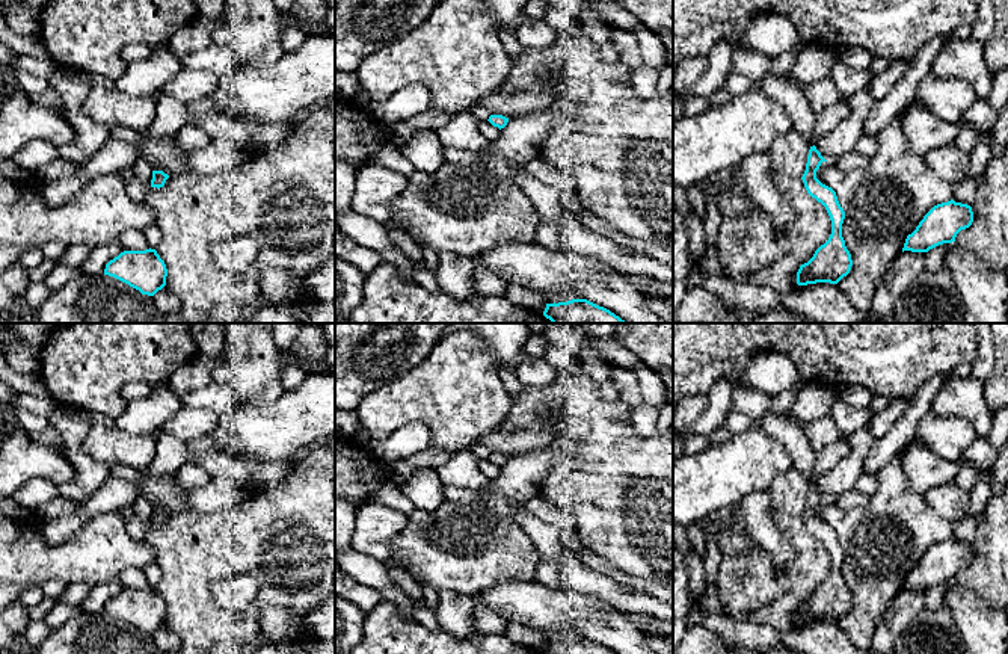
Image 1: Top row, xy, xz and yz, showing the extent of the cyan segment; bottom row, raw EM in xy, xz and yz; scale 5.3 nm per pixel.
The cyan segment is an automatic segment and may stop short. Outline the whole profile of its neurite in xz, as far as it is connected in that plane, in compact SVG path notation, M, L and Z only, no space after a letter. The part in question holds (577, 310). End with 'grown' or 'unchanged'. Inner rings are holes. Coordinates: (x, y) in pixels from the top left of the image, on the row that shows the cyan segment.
M587 299L546 304L543 316L552 323L626 323L610 310Z; unchanged

